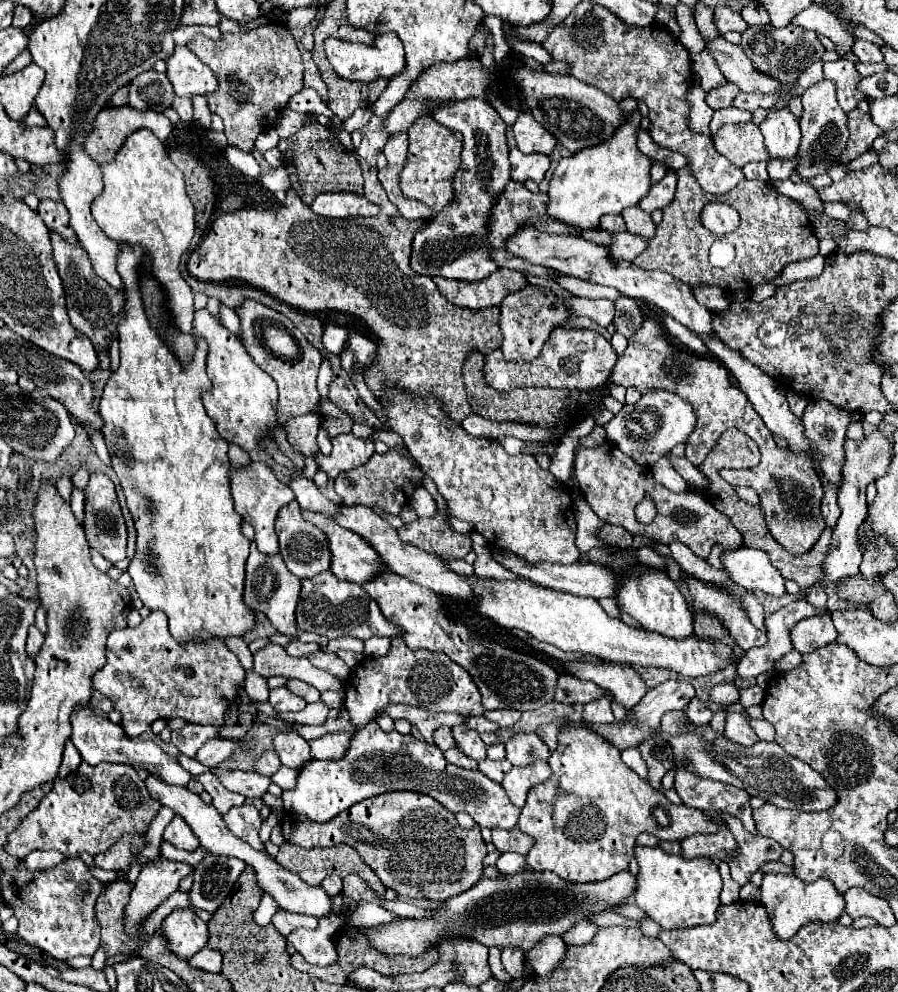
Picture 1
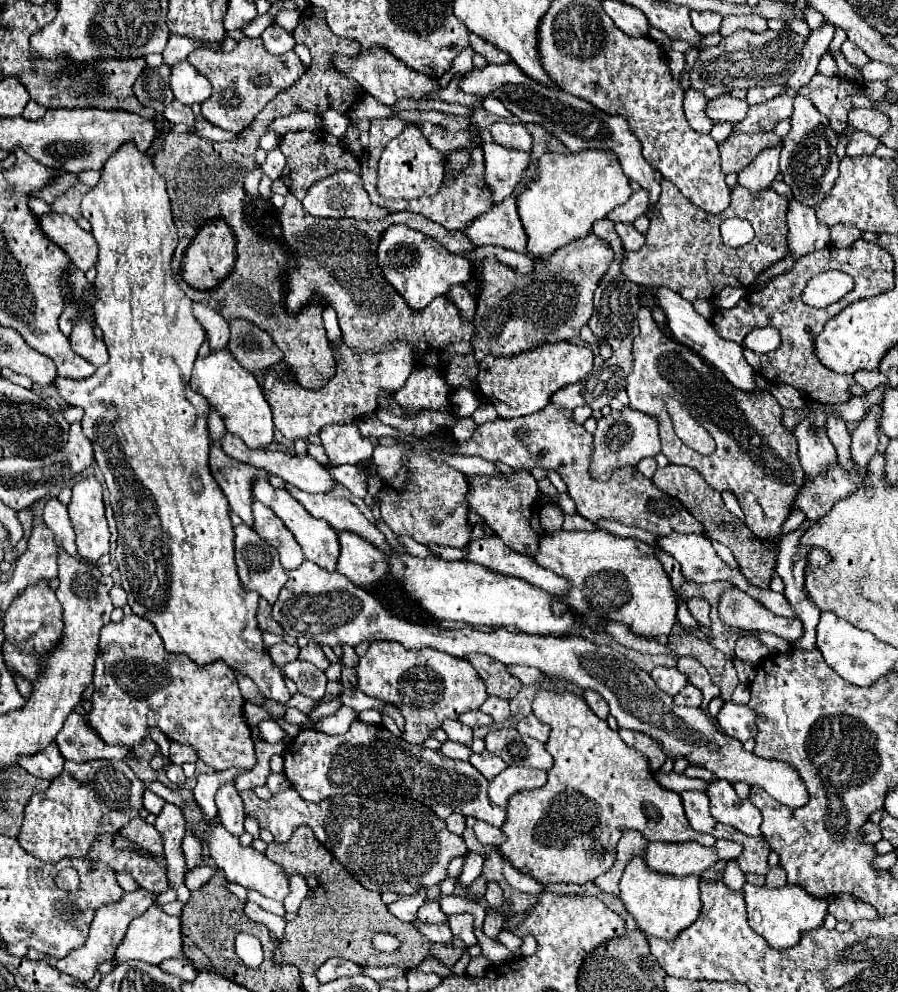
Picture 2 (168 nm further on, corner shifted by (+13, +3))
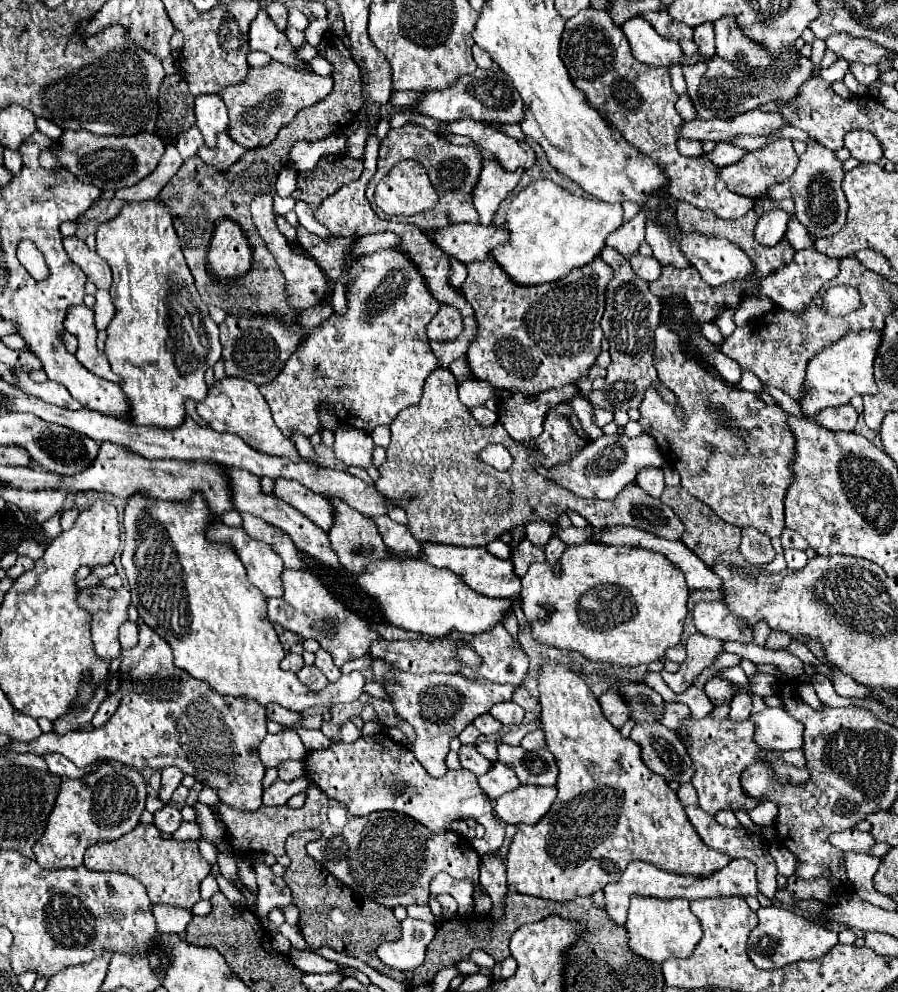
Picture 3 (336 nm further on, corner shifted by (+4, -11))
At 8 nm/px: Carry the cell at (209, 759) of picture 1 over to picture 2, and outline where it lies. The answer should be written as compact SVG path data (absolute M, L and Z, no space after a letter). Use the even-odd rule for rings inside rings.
M171 742L171 750L169 750L169 758L173 764L181 766L185 762L197 762L199 756L197 756L197 750L185 746L185 744L179 744L179 742Z

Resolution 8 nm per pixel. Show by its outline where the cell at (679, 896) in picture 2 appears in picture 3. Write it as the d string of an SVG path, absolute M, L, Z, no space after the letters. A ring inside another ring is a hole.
M632 898L626 926L628 946L634 954L662 964L668 958L688 958L702 938L698 918L690 912L688 900L660 900L660 898Z

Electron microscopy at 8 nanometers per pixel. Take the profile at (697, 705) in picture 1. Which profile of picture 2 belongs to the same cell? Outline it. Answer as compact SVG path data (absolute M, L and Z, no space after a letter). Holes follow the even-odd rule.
M687 684L673 700L675 700L677 706L695 706L695 708L699 708L703 704L703 694L693 684Z

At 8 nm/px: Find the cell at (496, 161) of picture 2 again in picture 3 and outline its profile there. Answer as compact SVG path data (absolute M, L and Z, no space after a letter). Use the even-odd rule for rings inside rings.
M494 160L482 162L482 172L472 192L474 208L480 216L482 226L490 226L492 216L498 210L500 202L516 188L522 174L524 170L516 170L514 174L508 174L508 170L502 170L502 166L498 166L498 162Z

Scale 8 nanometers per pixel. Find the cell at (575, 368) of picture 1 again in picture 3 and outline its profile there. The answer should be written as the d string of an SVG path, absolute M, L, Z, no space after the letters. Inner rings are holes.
M564 386L562 390L550 390L550 392L542 392L538 394L538 400L528 400L528 396L522 394L514 394L510 400L502 402L502 410L500 410L500 422L506 426L506 432L510 434L512 440L516 442L534 442L540 434L542 434L542 418L546 414L546 410L550 410L550 406L562 404L566 402L566 398L578 394L578 386Z

